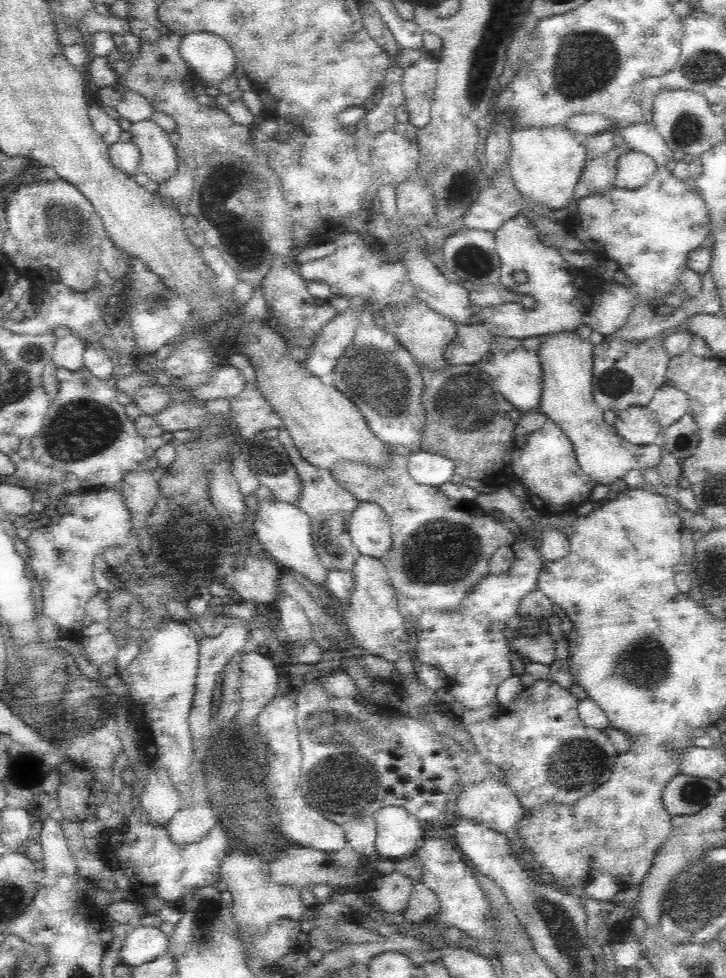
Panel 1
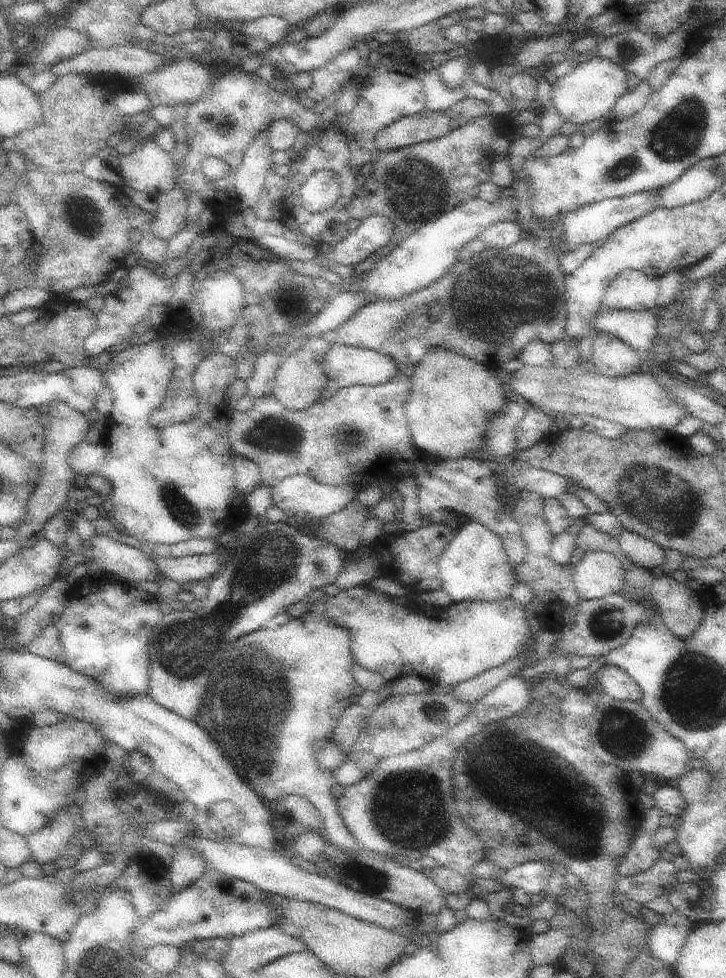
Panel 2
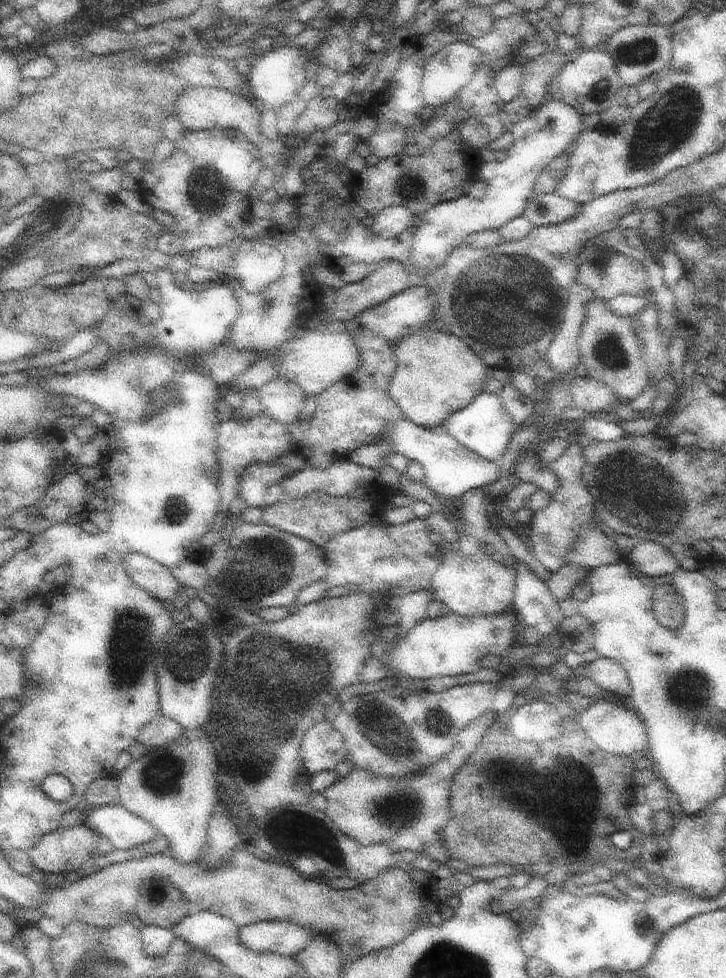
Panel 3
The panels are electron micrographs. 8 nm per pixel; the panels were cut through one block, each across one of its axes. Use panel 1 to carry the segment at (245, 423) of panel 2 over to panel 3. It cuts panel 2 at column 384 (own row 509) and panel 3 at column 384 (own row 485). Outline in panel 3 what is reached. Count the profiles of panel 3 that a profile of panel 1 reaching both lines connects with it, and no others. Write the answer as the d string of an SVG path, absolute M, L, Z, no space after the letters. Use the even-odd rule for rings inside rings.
M357 332L351 338L357 344L361 366L357 372L347 376L345 380L335 382L327 390L317 396L317 406L309 422L295 422L291 426L283 426L269 418L269 414L261 414L251 420L227 420L221 422L221 430L217 436L217 464L219 464L219 496L221 496L221 514L229 514L229 504L239 496L239 476L251 462L265 464L281 464L293 474L305 468L321 468L325 470L331 462L345 460L343 454L355 446L369 446L379 442L381 432L385 430L387 420L399 420L403 412L389 396L389 384L395 374L397 362L395 352L385 338L375 332Z

